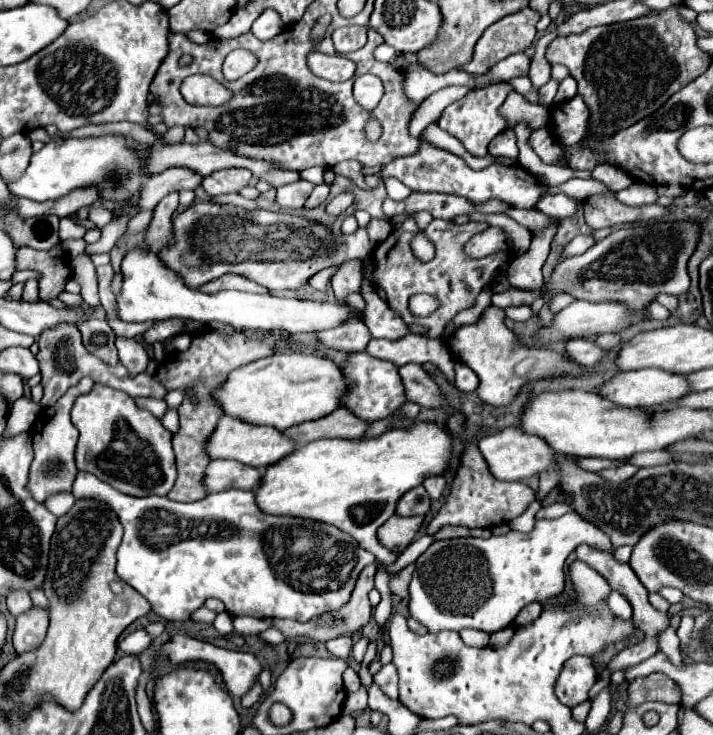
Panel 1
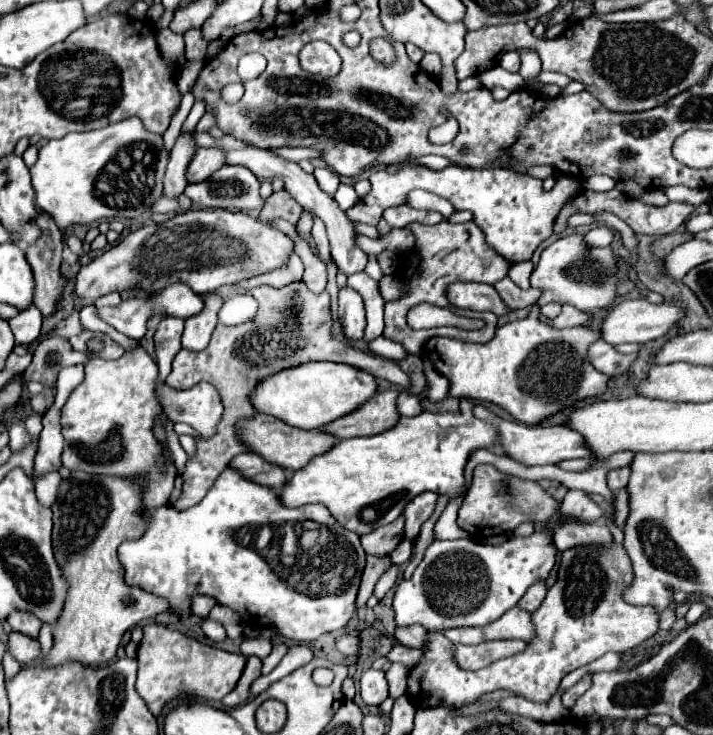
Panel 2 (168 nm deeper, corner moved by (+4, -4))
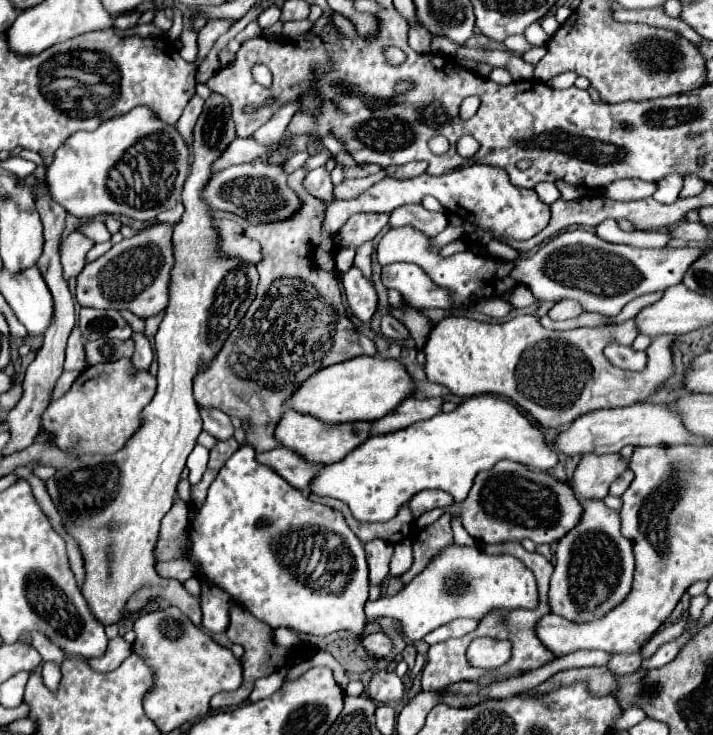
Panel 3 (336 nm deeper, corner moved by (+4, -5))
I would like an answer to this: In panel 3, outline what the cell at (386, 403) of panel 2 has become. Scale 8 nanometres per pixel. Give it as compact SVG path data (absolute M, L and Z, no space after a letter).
M413 396L405 398L395 410L391 410L383 418L371 422L371 436L395 432L395 430L407 428L419 420L433 418L435 414L439 414L439 406L441 406L441 398L427 398L427 400L417 400Z

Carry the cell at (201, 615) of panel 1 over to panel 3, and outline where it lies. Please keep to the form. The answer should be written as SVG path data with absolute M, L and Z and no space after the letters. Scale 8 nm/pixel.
M231 606L229 608L229 628L227 628L227 636L229 640L241 644L245 648L245 654L241 658L243 662L243 684L235 690L235 692L221 692L221 694L215 694L211 698L211 708L217 710L217 708L227 708L227 706L237 706L237 704L243 704L249 696L249 692L253 690L253 684L255 680L263 678L263 676L269 676L271 672L275 672L277 668L281 668L281 664L285 662L285 656L293 658L295 656L295 648L293 650L283 650L279 646L275 646L271 640L269 640L269 634L271 634L271 628L259 620L255 620L255 616L251 616L247 610L243 610L243 606Z

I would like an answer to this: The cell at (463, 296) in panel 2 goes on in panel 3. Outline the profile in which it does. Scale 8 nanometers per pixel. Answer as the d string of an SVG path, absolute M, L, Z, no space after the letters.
M397 262L383 266L381 282L385 288L395 288L401 292L401 296L419 308L453 308L451 294L431 282L431 278L411 262Z

